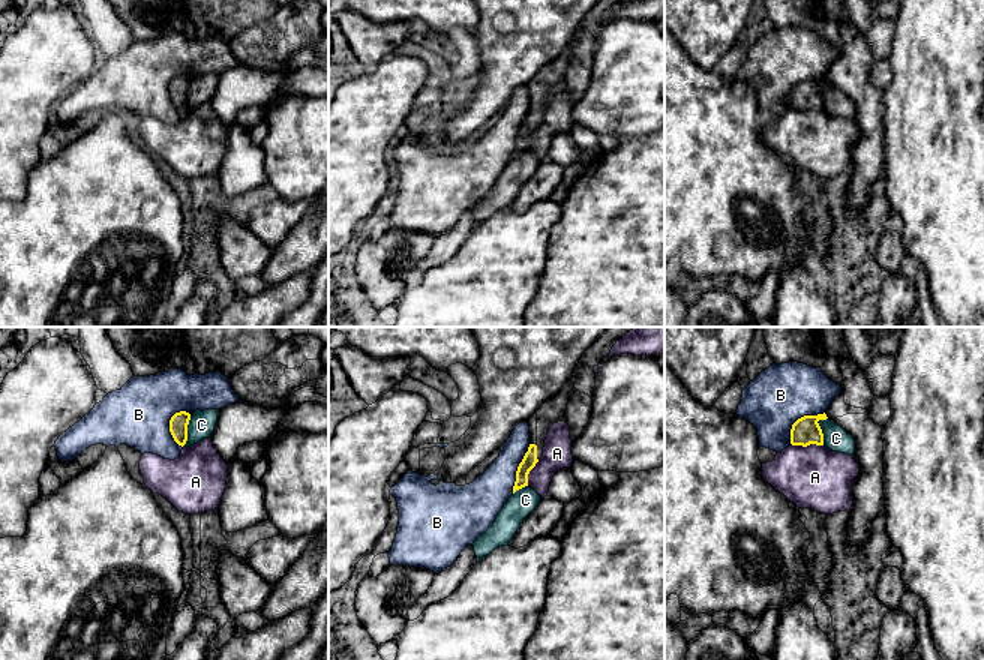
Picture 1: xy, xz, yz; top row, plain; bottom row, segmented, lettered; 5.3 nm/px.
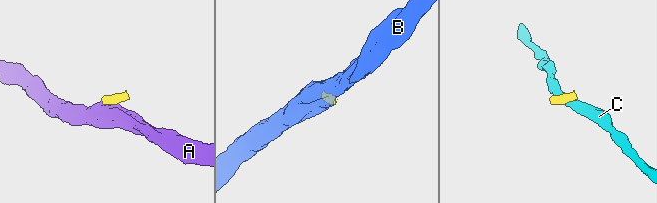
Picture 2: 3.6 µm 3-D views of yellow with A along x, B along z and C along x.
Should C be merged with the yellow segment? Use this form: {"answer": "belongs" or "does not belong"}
{"answer": "does not belong"}

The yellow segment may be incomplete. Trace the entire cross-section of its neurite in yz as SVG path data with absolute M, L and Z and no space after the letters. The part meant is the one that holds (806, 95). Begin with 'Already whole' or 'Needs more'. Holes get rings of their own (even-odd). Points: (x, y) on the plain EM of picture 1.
Already whole. M826 78L804 80L790 93L790 108L807 111L810 108L824 110L824 98L819 84L826 84Z

